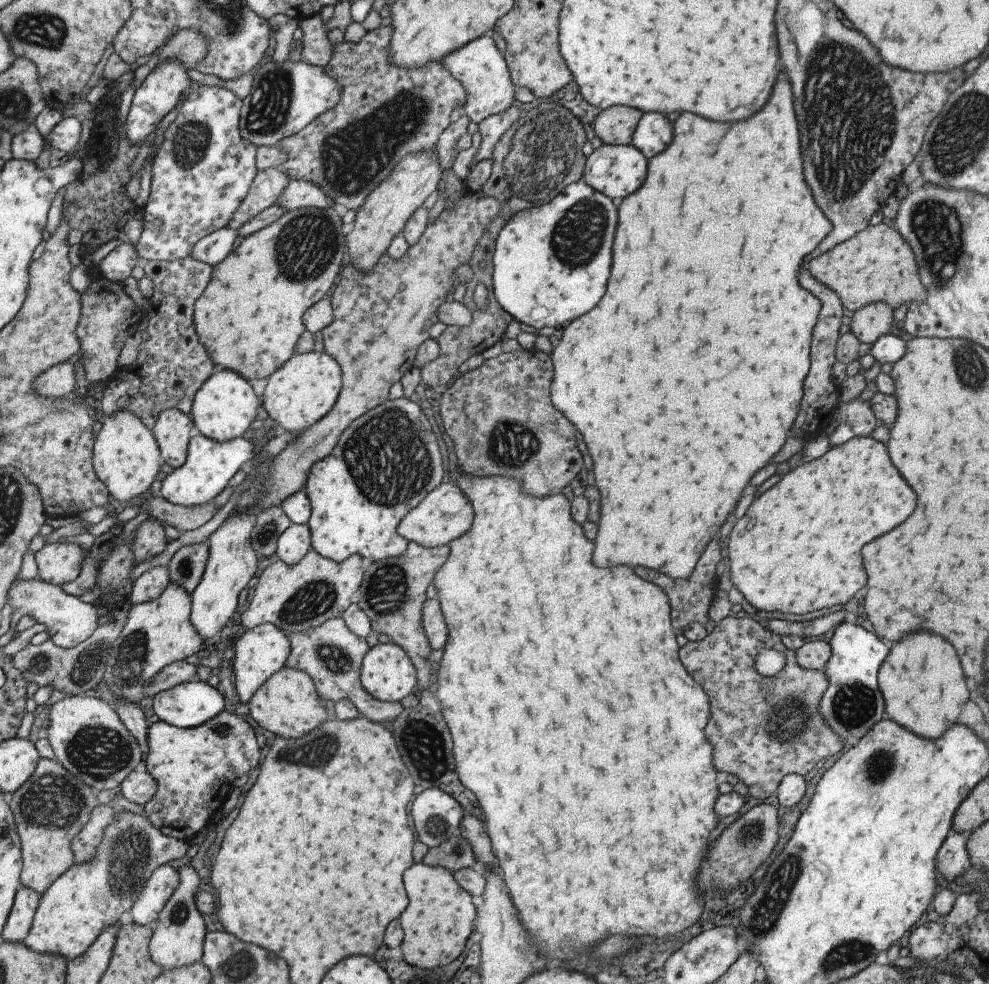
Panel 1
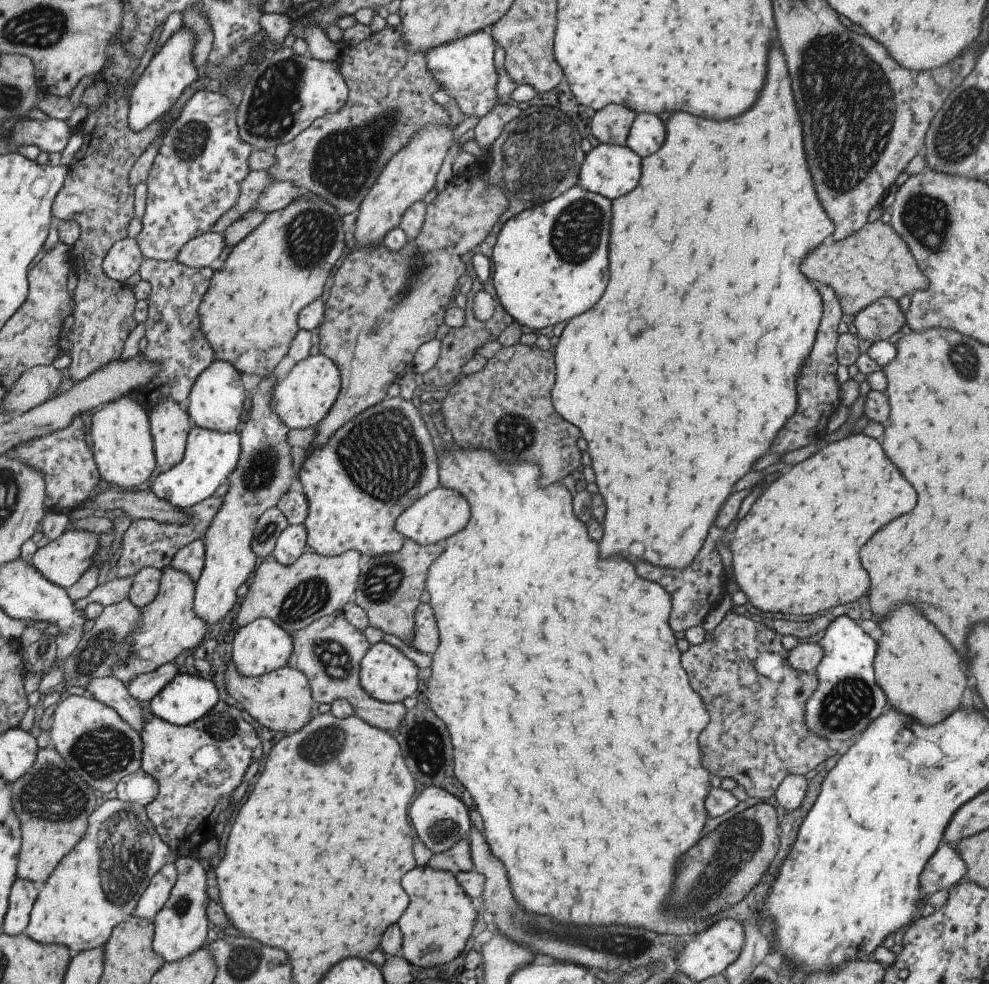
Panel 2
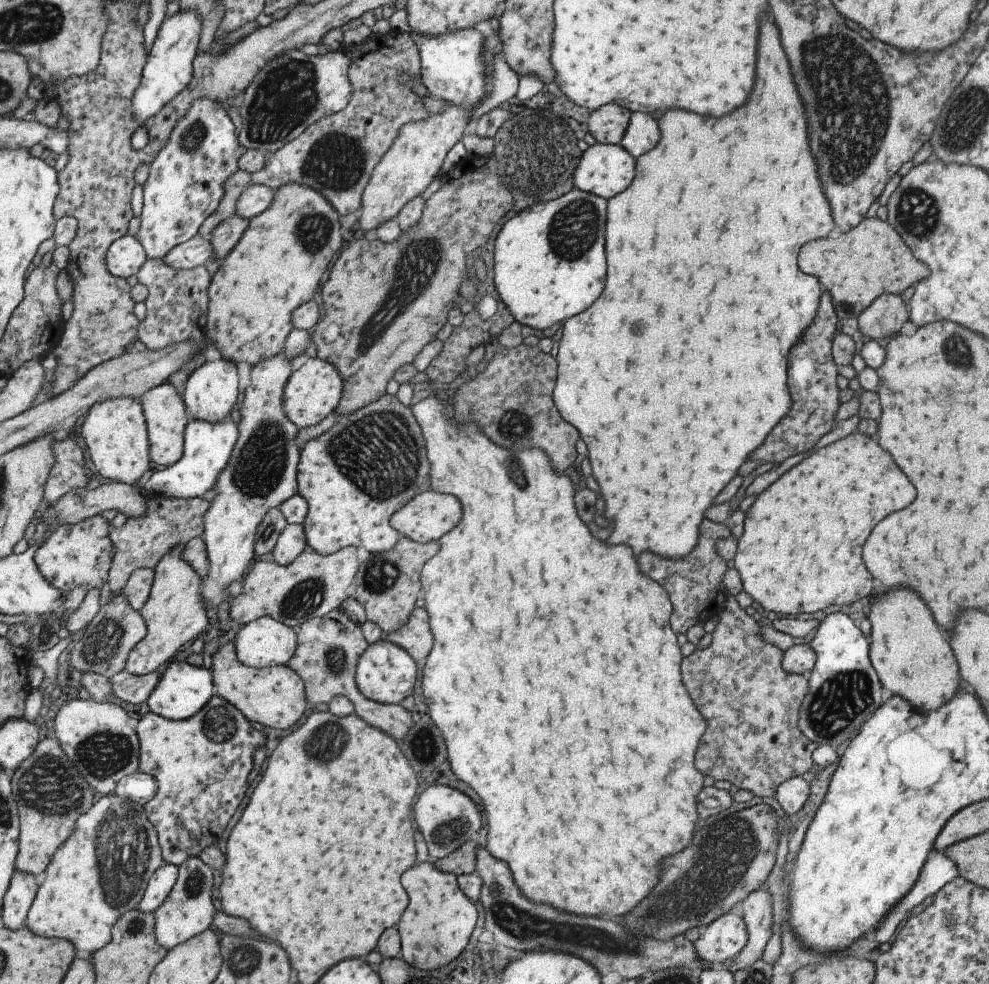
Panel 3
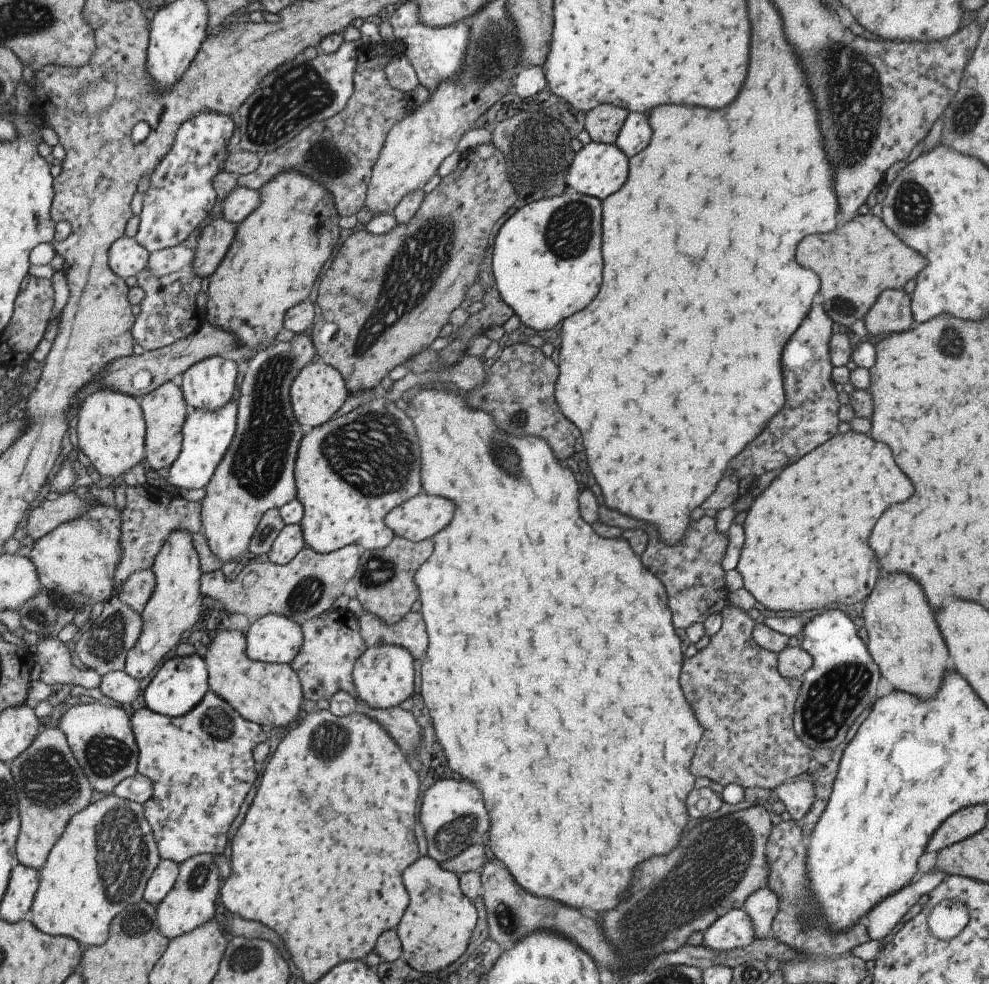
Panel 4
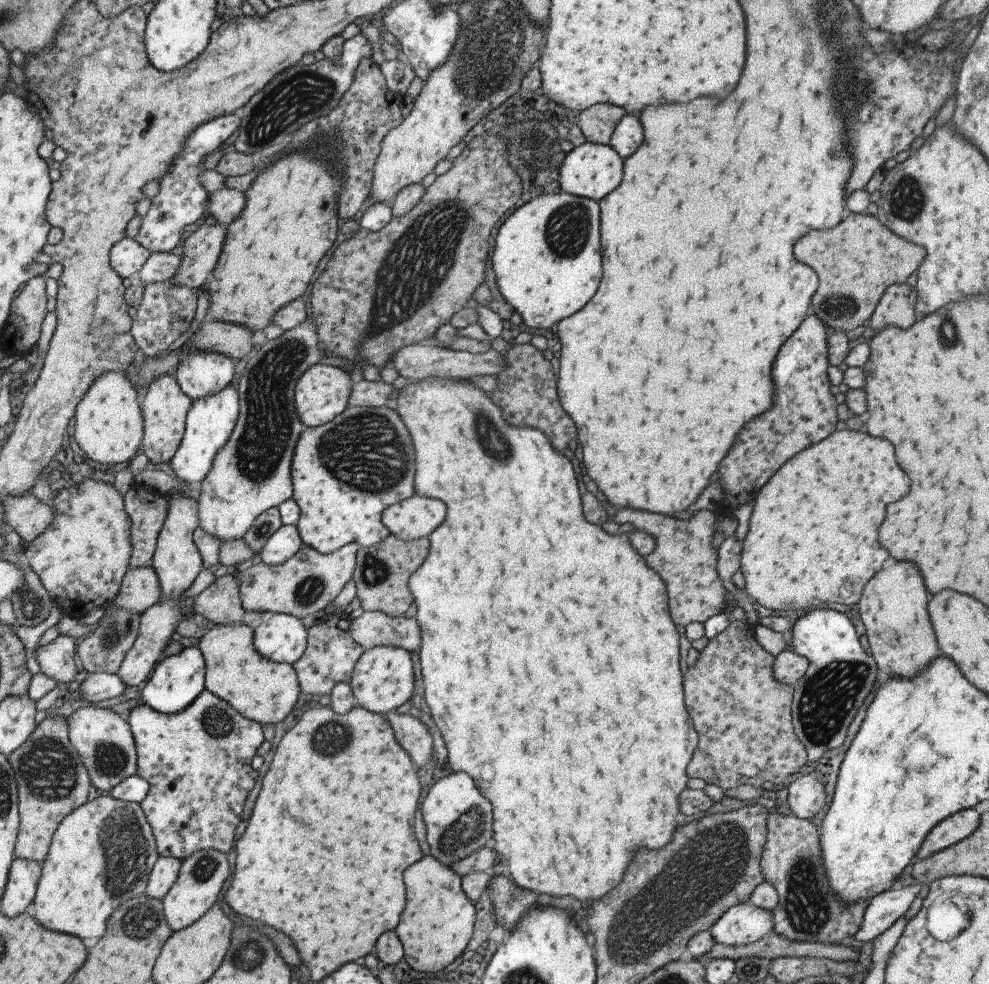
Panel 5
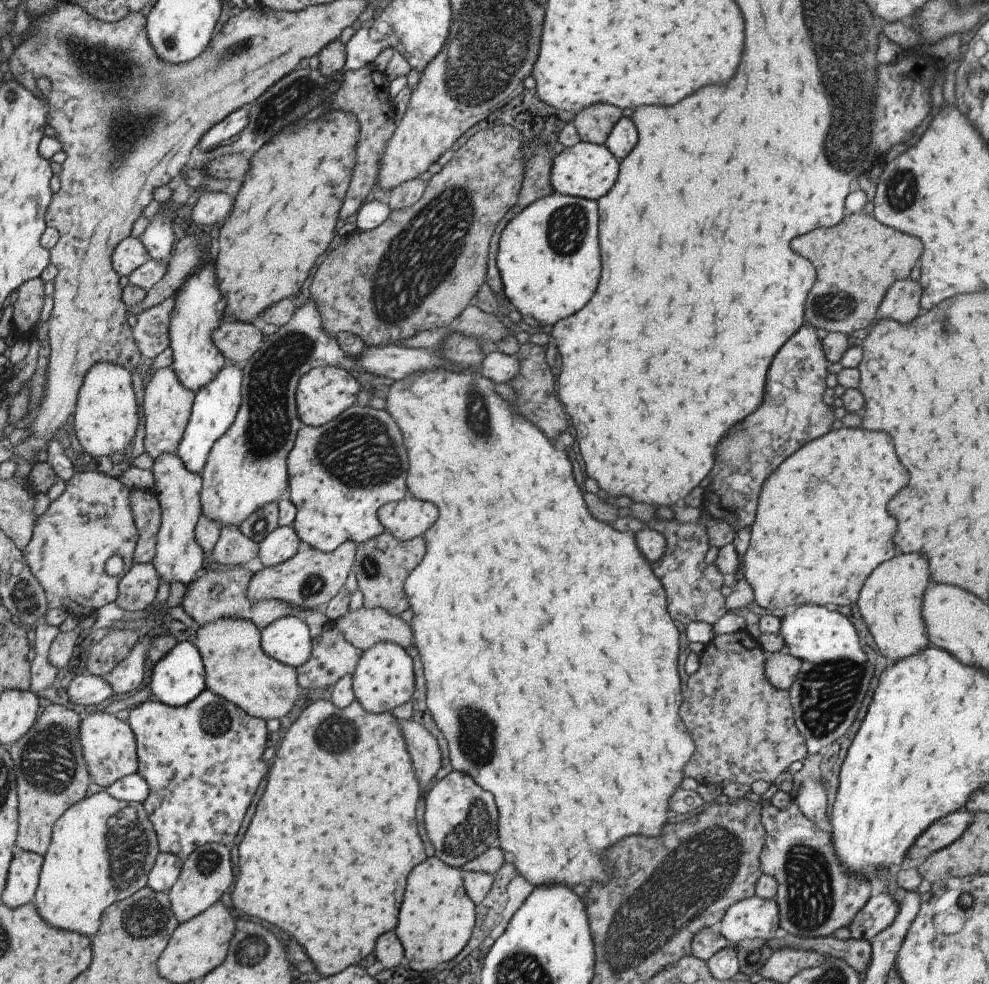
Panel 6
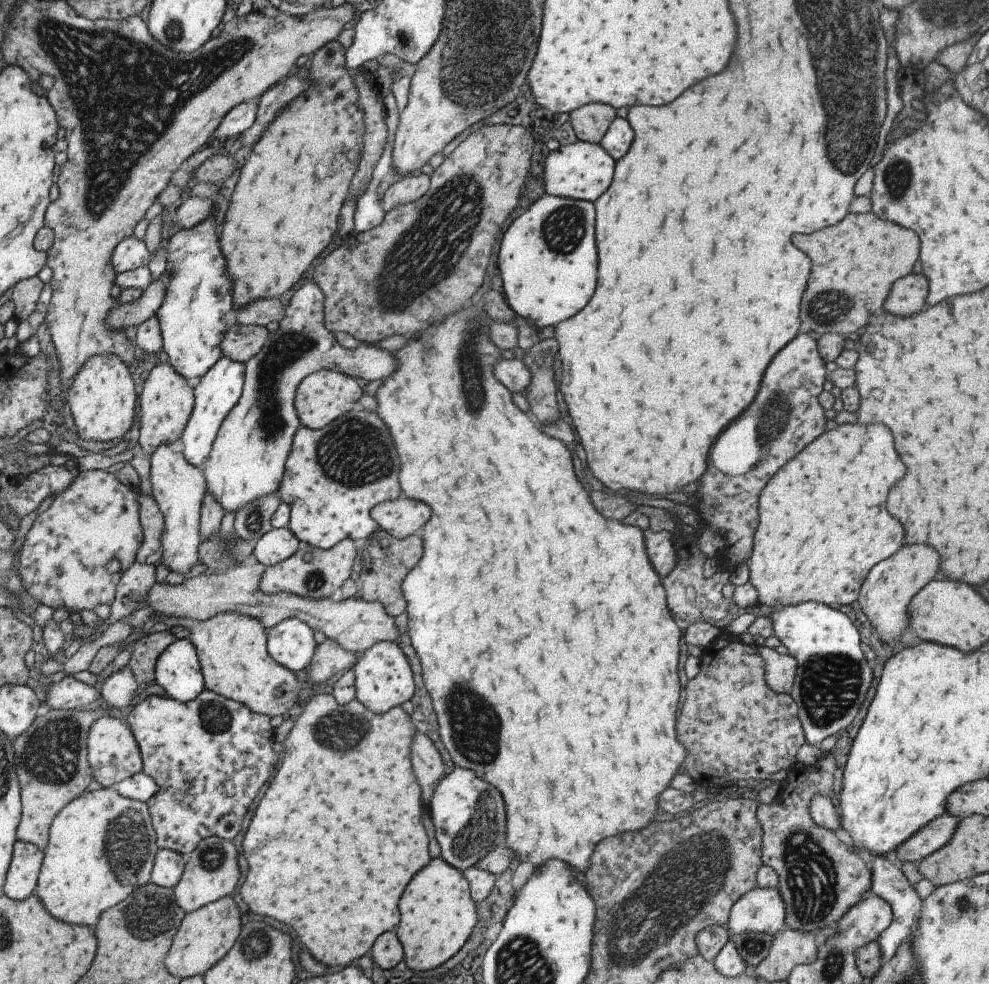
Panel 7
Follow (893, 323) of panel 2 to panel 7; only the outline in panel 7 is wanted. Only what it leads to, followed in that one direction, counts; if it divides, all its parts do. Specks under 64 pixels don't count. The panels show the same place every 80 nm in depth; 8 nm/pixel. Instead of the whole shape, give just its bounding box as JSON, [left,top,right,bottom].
[883,274,927,316]

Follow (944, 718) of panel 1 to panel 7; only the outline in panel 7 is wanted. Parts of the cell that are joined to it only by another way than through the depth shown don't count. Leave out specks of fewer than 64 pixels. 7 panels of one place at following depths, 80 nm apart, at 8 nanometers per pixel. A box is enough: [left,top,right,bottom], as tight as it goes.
[857,544,939,653]

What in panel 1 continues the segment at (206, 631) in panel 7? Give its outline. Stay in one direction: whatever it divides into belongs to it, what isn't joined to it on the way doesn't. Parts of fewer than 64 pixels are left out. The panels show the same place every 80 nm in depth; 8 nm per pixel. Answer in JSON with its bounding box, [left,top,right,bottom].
[247,666,331,738]

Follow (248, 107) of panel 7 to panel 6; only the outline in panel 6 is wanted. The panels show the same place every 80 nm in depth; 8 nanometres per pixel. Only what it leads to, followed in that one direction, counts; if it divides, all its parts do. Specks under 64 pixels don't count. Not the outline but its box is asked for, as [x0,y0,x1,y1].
[196,107,247,152]

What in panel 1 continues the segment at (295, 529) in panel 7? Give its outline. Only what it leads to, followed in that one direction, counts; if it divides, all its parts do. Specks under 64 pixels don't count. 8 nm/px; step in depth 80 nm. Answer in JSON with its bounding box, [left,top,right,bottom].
[305,397,443,562]

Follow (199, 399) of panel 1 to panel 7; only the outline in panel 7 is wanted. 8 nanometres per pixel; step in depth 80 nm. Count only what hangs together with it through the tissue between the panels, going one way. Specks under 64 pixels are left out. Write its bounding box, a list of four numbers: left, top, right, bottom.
[153,203,233,385]

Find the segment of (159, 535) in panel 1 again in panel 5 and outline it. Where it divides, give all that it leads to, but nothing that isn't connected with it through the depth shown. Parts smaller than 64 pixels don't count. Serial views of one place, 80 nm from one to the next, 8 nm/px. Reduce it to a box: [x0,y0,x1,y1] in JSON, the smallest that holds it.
[122,484,167,570]

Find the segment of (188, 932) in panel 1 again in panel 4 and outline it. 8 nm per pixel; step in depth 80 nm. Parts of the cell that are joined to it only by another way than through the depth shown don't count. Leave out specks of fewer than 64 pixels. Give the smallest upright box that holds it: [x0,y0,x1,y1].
[156,853,219,940]

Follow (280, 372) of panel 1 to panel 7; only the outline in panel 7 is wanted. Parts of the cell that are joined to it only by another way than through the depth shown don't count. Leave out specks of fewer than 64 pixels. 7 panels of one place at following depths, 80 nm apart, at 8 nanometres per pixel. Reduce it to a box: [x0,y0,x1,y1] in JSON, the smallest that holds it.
[294,369,361,429]

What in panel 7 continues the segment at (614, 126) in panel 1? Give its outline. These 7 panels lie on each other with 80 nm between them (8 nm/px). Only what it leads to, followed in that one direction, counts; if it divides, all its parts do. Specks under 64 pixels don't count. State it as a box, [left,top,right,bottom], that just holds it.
[567,103,615,144]

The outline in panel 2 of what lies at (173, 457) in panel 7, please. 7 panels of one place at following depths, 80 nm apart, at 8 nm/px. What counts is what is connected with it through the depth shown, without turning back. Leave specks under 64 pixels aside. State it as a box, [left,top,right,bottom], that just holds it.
[111,565,206,686]

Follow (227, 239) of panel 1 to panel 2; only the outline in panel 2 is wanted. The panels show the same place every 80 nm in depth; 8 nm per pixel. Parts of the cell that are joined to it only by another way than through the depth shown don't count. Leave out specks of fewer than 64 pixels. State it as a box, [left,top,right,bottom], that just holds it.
[174,232,225,268]

